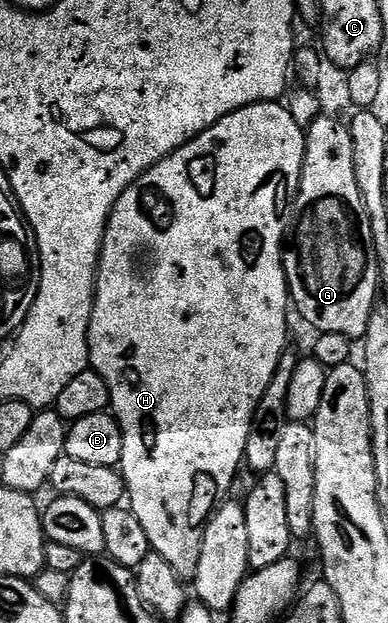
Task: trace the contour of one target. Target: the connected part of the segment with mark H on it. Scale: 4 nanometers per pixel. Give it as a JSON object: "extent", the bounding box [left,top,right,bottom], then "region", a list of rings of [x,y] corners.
{"extent":[88,101,306,581],"region":[[[271,101],[268,103],[253,103],[247,107],[241,107],[239,111],[234,111],[231,115],[226,115],[220,121],[216,121],[216,125],[212,125],[207,131],[201,131],[195,139],[188,141],[183,147],[176,149],[171,155],[164,157],[159,163],[149,167],[137,181],[132,185],[128,185],[128,189],[124,189],[124,193],[116,201],[116,205],[110,214],[110,220],[106,223],[102,252],[98,258],[98,283],[94,286],[94,312],[90,318],[90,328],[88,329],[90,367],[98,371],[100,377],[104,377],[104,381],[108,385],[112,414],[117,419],[122,430],[122,436],[124,437],[124,453],[122,454],[120,470],[126,482],[126,493],[130,511],[136,517],[140,517],[140,525],[144,525],[144,533],[148,533],[150,550],[160,553],[160,557],[164,557],[164,561],[168,561],[168,565],[172,565],[172,569],[176,569],[176,573],[184,581],[193,580],[194,576],[198,574],[200,549],[202,548],[202,532],[205,528],[206,521],[214,514],[216,508],[219,506],[220,500],[223,498],[221,495],[233,485],[234,478],[238,475],[238,470],[243,470],[244,460],[246,458],[246,446],[248,445],[248,433],[254,427],[254,414],[260,405],[260,397],[264,397],[264,393],[268,389],[268,381],[272,381],[272,377],[276,373],[276,369],[280,365],[283,355],[287,354],[288,351],[288,347],[286,347],[288,288],[286,286],[286,270],[282,268],[282,253],[284,250],[284,240],[288,235],[288,216],[292,211],[294,196],[298,194],[298,182],[302,176],[302,158],[305,155],[306,132],[292,117],[289,106],[283,105],[278,101]]]}

